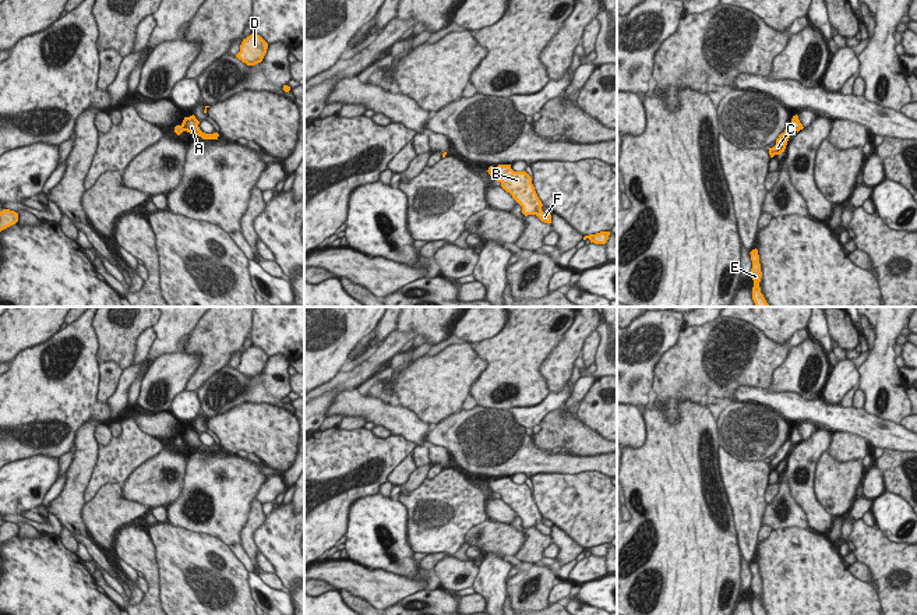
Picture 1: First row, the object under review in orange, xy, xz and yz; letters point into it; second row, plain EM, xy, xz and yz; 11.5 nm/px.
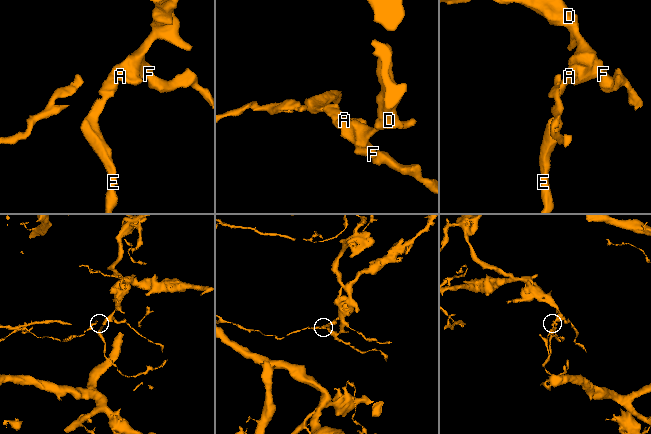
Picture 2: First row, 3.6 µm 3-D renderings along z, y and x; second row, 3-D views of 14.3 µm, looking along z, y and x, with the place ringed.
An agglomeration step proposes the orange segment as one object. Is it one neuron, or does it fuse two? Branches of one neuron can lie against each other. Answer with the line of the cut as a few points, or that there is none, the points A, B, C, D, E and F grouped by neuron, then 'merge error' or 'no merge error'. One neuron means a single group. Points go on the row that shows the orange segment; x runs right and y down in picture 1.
no cut; A B C D E F; no merge error

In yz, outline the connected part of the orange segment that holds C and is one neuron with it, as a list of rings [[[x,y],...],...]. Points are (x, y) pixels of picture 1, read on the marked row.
[[[793,116],[791,119],[791,123],[790,123],[790,127],[786,128],[780,135],[779,138],[776,139],[776,145],[773,148],[769,148],[769,155],[770,158],[773,158],[775,155],[780,155],[782,152],[784,152],[786,149],[786,145],[787,145],[787,141],[790,138],[790,132],[791,131],[800,131],[803,130],[803,124],[800,123],[798,120],[798,116]]]

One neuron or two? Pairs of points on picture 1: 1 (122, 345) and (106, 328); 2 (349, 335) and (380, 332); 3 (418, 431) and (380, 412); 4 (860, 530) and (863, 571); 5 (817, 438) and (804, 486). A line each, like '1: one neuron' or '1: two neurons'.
1: one neuron
2: two neurons
3: one neuron
4: two neurons
5: one neuron

